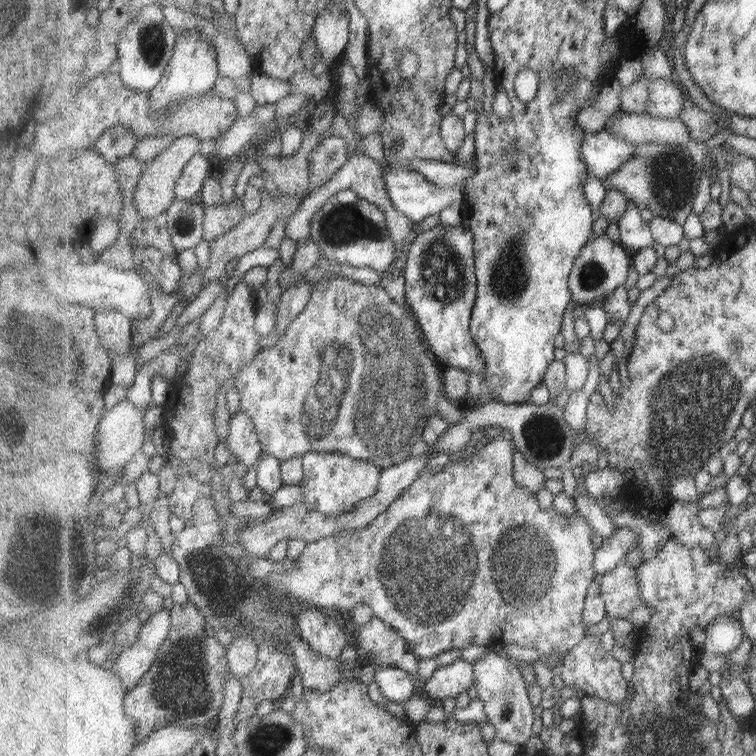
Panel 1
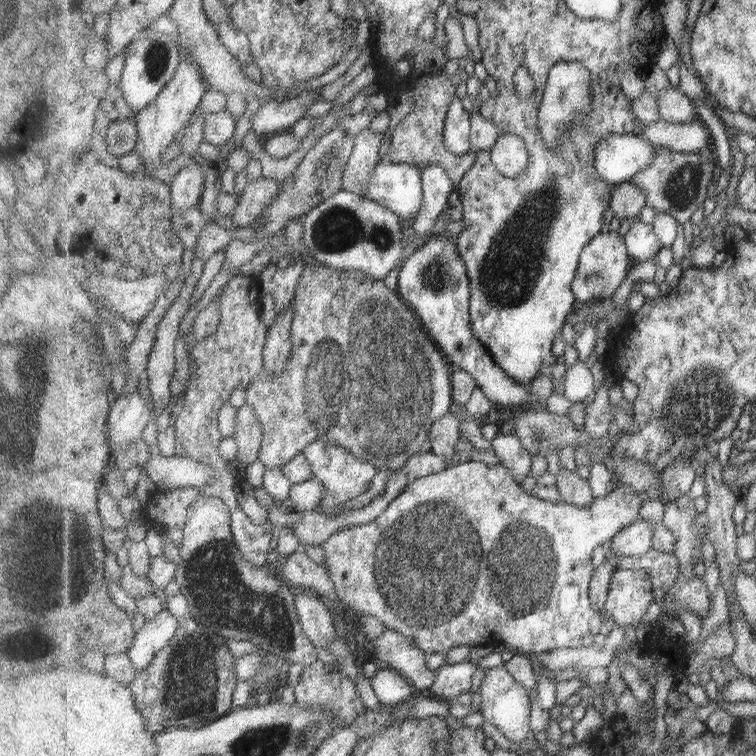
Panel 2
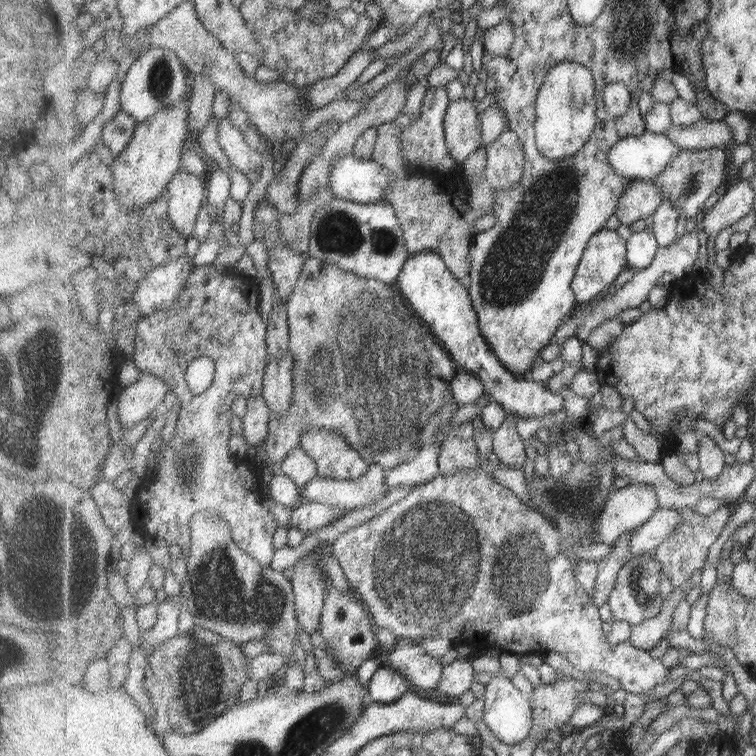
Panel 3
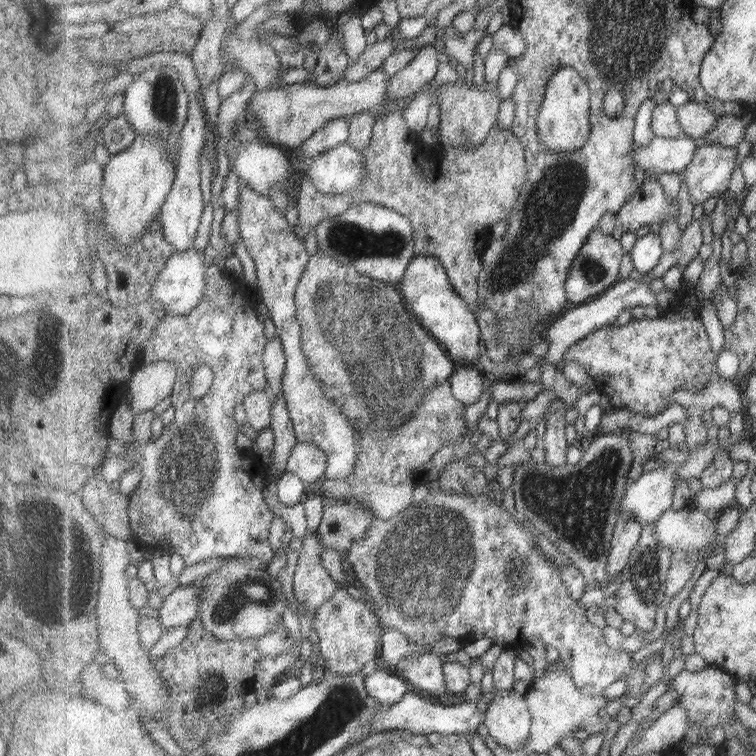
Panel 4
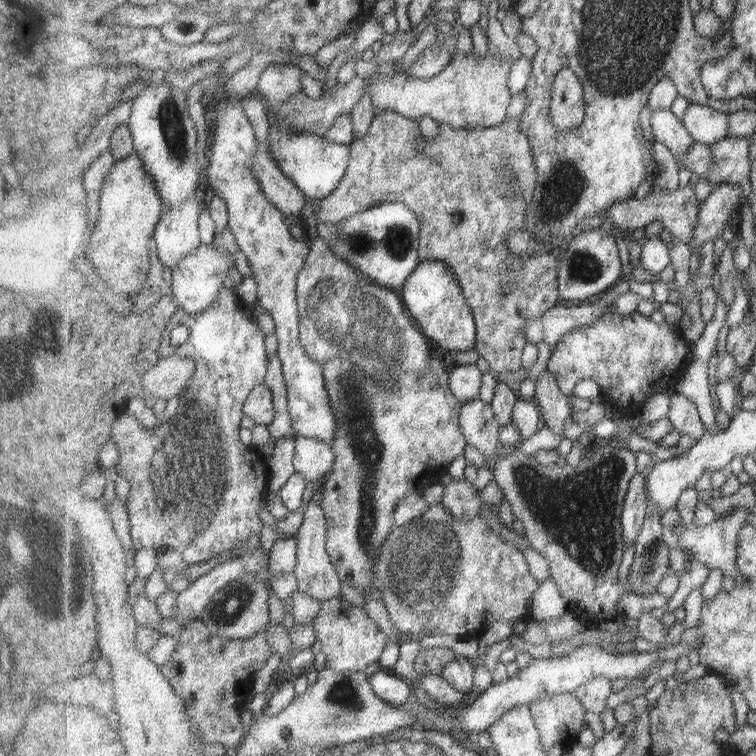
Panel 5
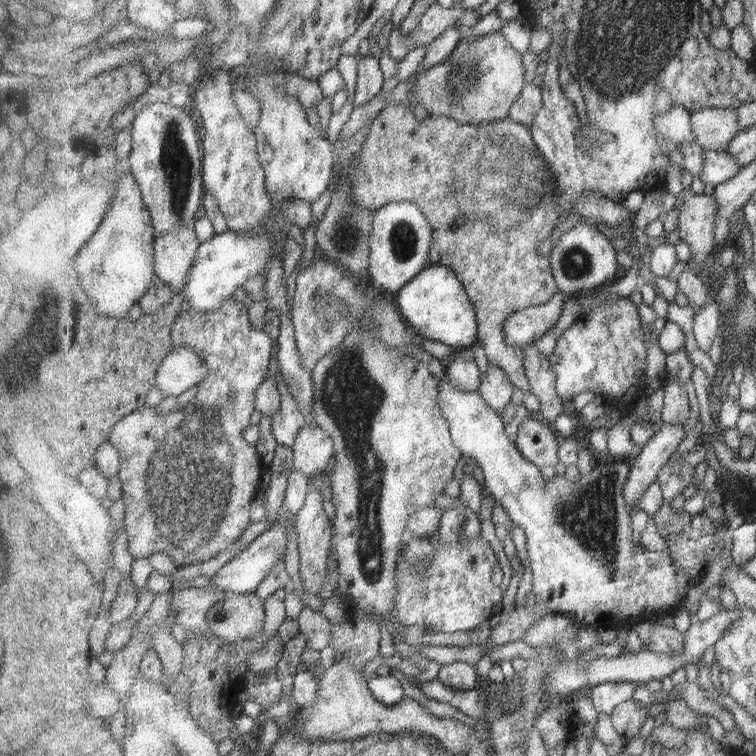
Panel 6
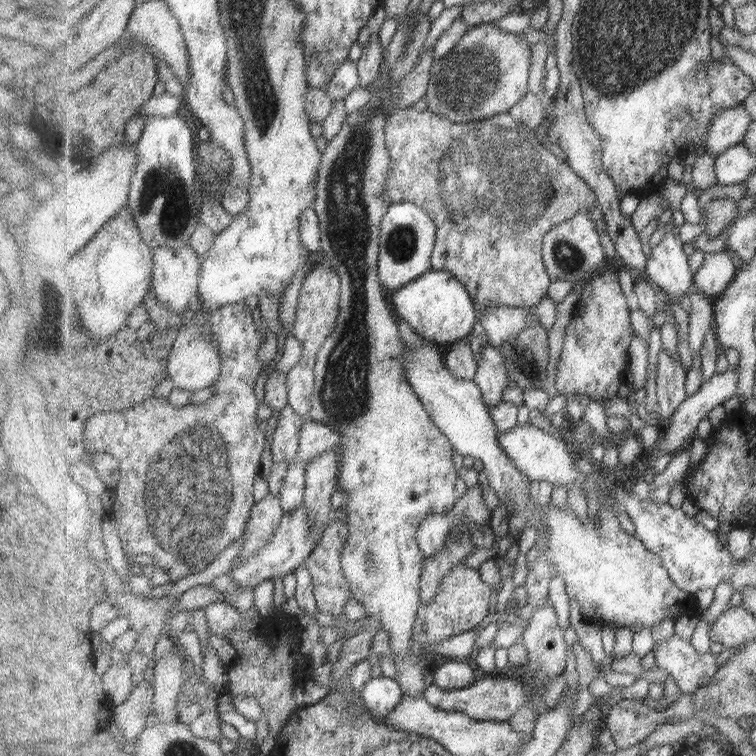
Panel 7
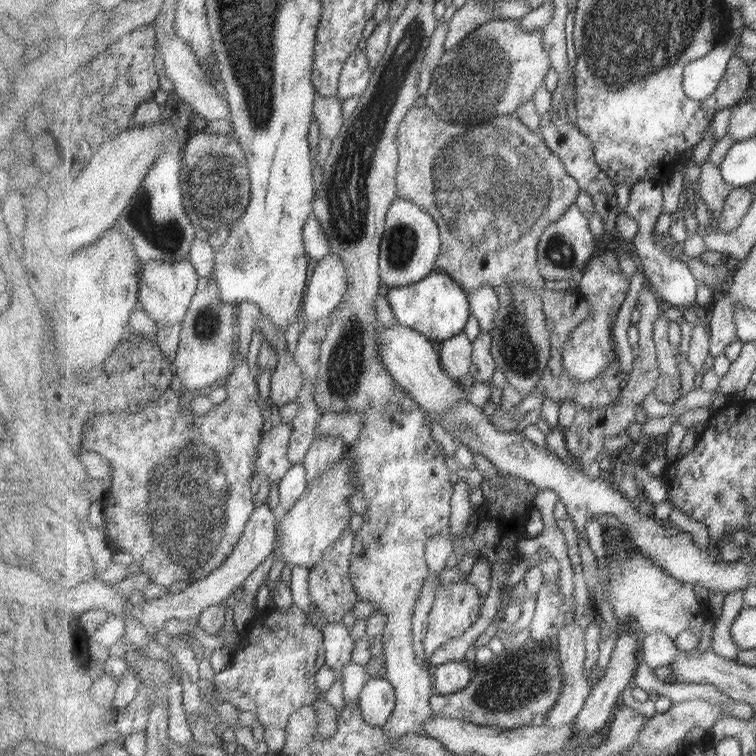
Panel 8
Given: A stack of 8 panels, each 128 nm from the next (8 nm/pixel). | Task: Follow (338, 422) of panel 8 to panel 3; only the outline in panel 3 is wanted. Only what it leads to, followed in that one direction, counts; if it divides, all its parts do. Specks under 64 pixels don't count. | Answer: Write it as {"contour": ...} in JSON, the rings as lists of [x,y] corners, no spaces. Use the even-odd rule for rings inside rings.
{"contour":[[[301,446],[294,448],[284,458],[278,471],[287,474],[300,487],[320,476],[317,461]]]}

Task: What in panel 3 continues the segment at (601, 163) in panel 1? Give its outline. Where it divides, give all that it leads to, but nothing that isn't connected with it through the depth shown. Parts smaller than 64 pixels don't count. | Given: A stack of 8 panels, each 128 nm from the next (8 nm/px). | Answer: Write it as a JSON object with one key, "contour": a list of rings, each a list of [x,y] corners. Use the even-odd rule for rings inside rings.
{"contour":[[[646,131],[641,137],[627,137],[613,148],[609,147],[611,166],[621,175],[633,181],[653,181],[675,160],[682,146],[674,143],[667,135]]]}

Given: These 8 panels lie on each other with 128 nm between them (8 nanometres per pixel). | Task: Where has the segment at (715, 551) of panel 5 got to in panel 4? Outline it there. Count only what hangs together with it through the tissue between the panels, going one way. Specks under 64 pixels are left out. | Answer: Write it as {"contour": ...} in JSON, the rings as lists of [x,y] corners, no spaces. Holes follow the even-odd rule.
{"contour":[[[673,508],[657,521],[656,535],[661,547],[677,550],[701,549],[715,546],[718,518],[707,516],[701,509],[687,508],[677,512]]]}

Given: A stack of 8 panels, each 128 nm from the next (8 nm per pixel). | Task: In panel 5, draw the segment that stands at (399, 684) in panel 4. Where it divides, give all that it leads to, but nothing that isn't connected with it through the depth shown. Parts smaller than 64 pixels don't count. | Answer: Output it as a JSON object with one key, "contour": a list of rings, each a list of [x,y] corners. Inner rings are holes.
{"contour":[[[383,669],[369,676],[370,684],[376,696],[388,704],[399,707],[408,704],[412,699],[413,688],[411,682],[405,682],[401,676],[392,676]]]}

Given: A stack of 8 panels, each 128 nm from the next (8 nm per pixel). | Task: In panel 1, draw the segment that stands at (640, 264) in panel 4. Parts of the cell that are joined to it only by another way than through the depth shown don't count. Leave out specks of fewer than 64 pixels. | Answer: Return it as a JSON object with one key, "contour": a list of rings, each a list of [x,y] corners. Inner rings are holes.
{"contour":[[[637,203],[629,204],[625,217],[617,222],[620,243],[632,253],[652,247],[656,243],[650,224],[641,218],[641,209],[642,206]]]}

